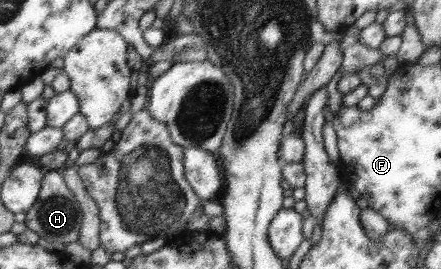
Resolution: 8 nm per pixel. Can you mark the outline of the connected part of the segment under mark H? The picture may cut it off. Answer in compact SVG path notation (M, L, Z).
M50 170L41 180L41 189L37 201L25 212L25 225L34 231L41 239L60 247L64 243L77 241L83 221L83 212L74 193L65 185L59 171Z

